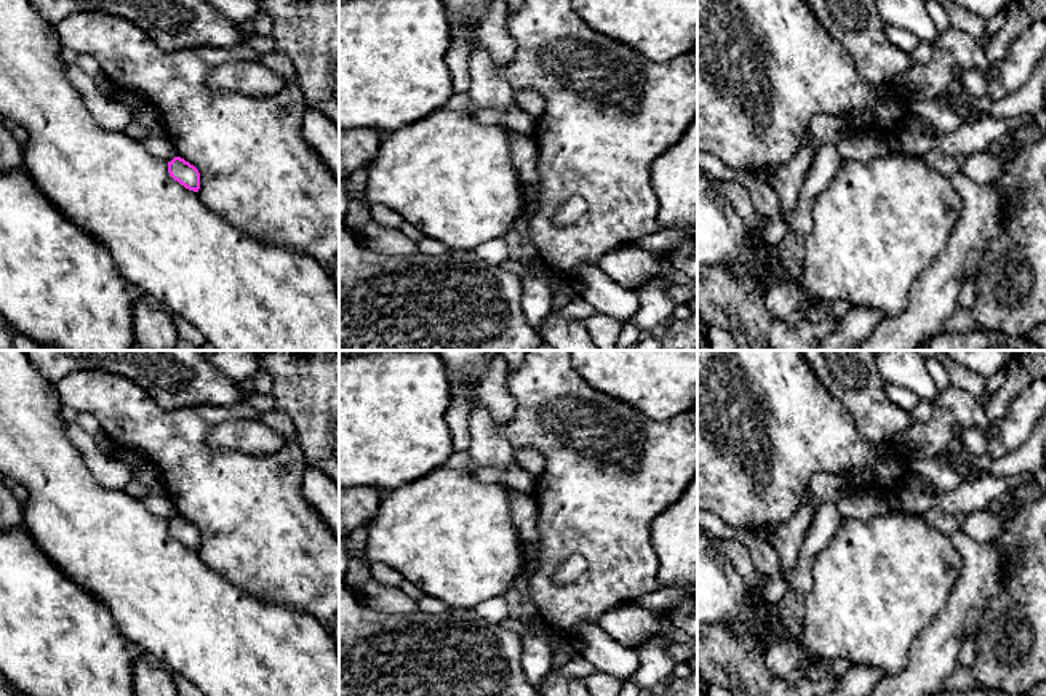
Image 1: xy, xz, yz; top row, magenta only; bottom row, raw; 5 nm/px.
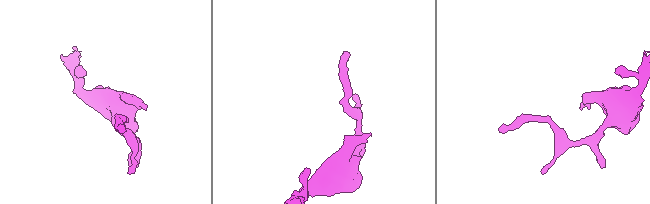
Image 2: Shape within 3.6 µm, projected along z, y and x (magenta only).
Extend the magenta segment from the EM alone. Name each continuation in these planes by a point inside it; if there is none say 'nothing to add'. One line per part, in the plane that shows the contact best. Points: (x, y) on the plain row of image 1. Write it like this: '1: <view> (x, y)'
nothing to add

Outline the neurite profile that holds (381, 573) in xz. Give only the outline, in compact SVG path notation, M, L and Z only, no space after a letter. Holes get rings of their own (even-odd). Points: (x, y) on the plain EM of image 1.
M369 563L371 579L382 586L398 587L405 579L397 570L384 563Z

